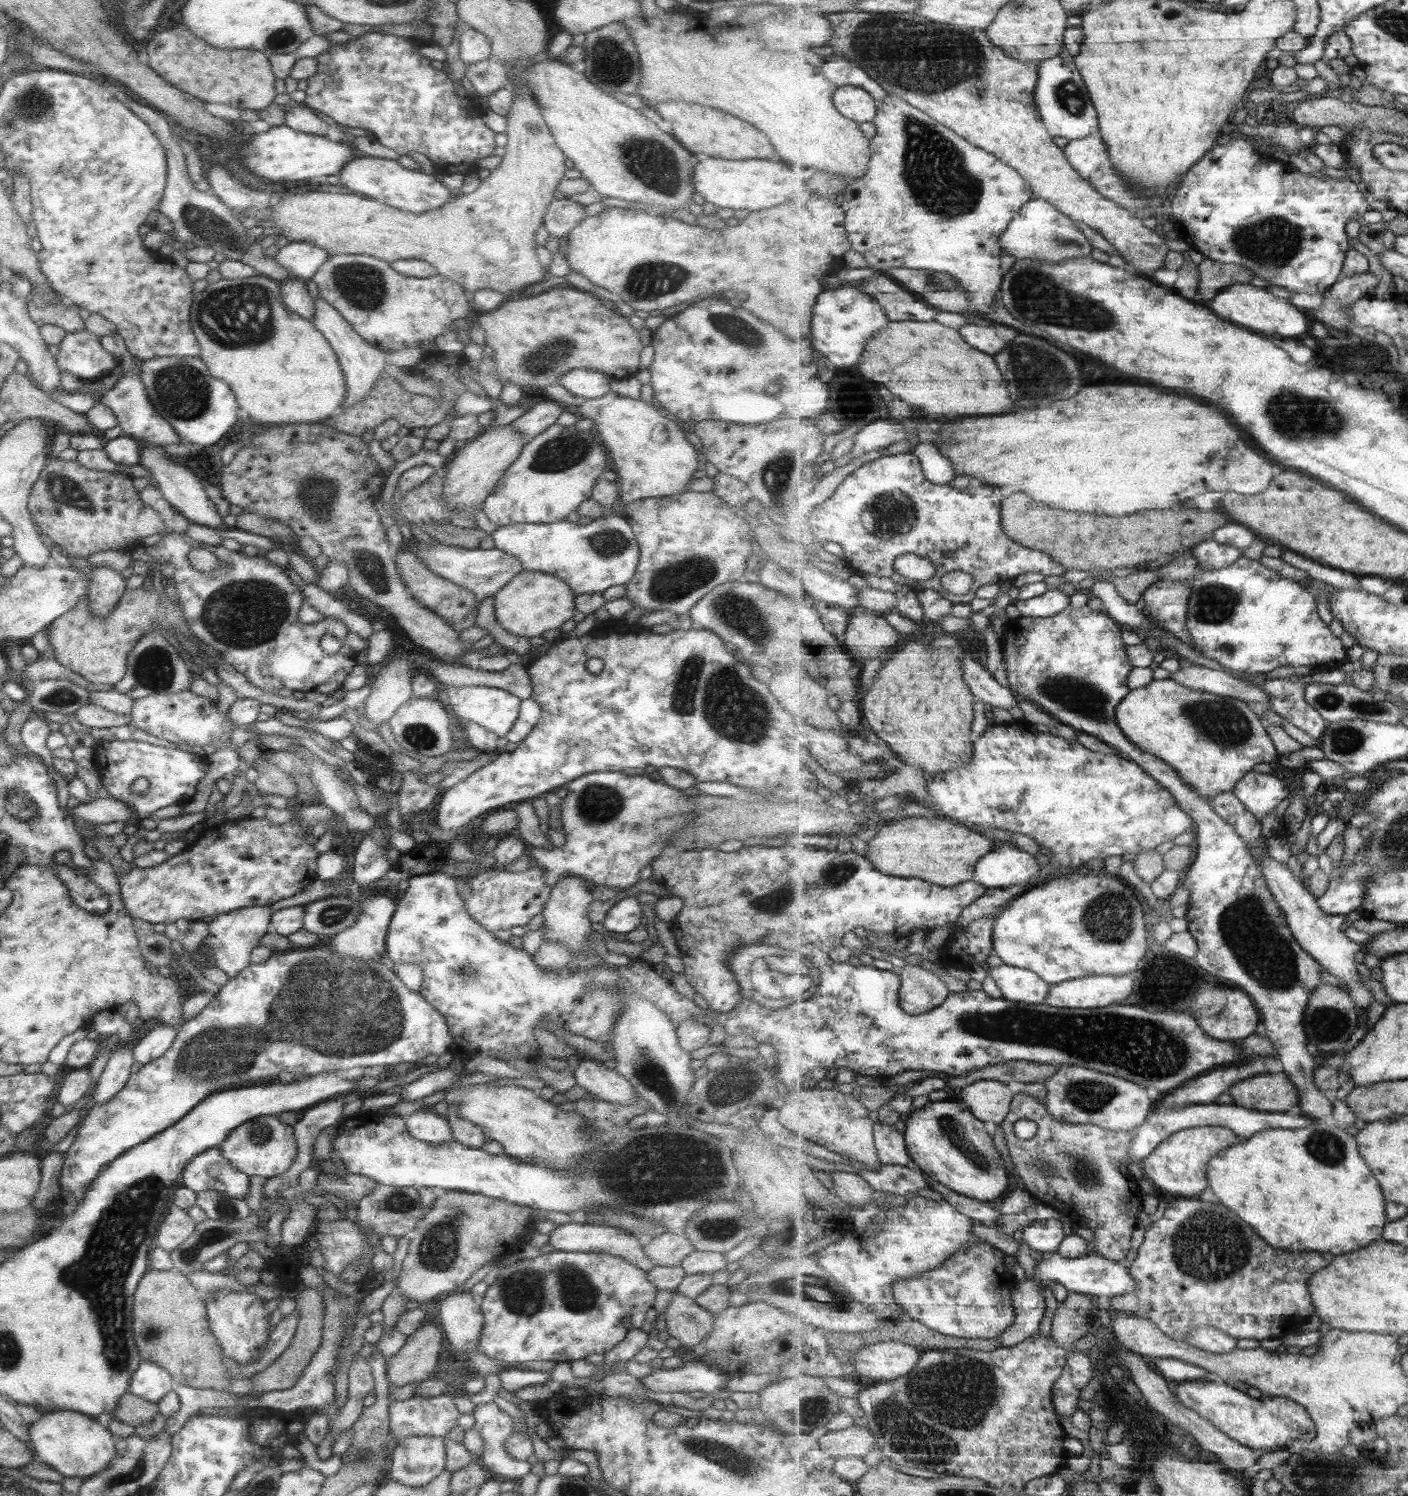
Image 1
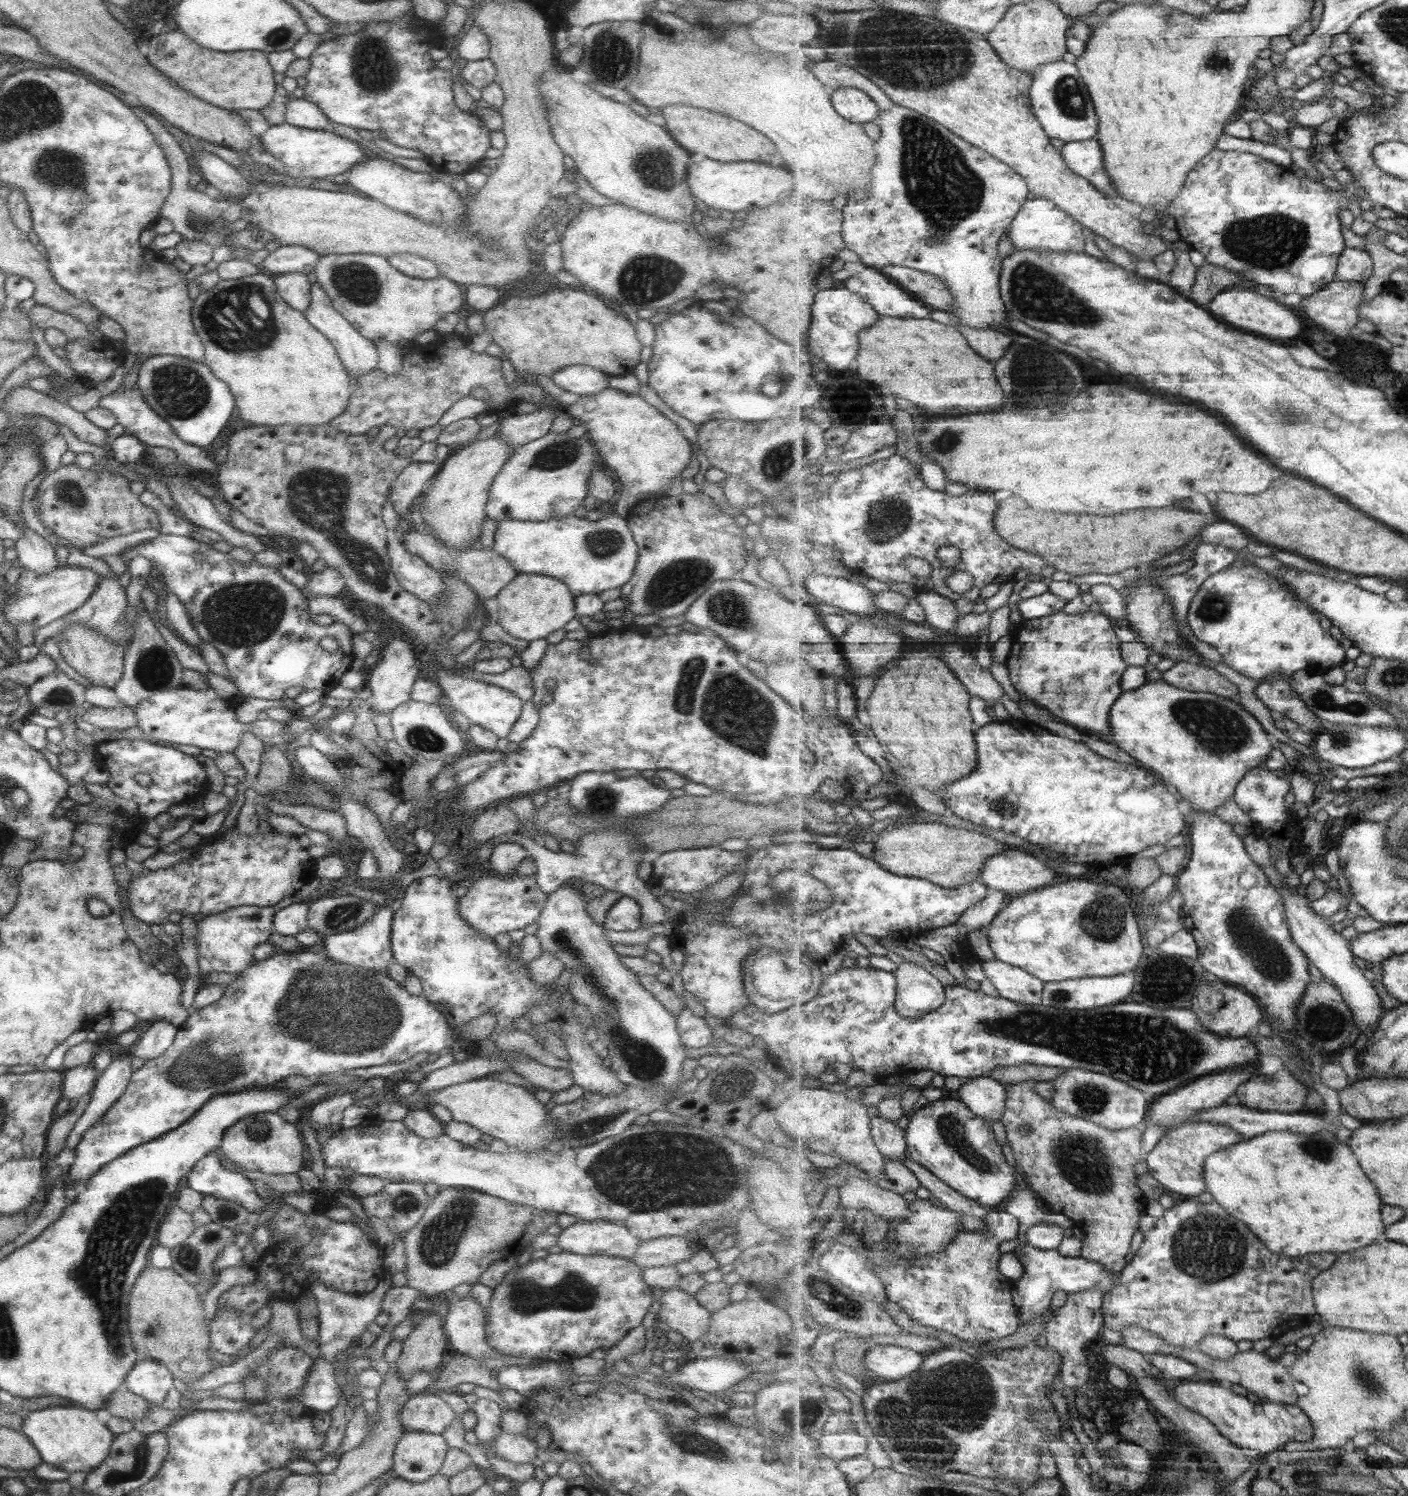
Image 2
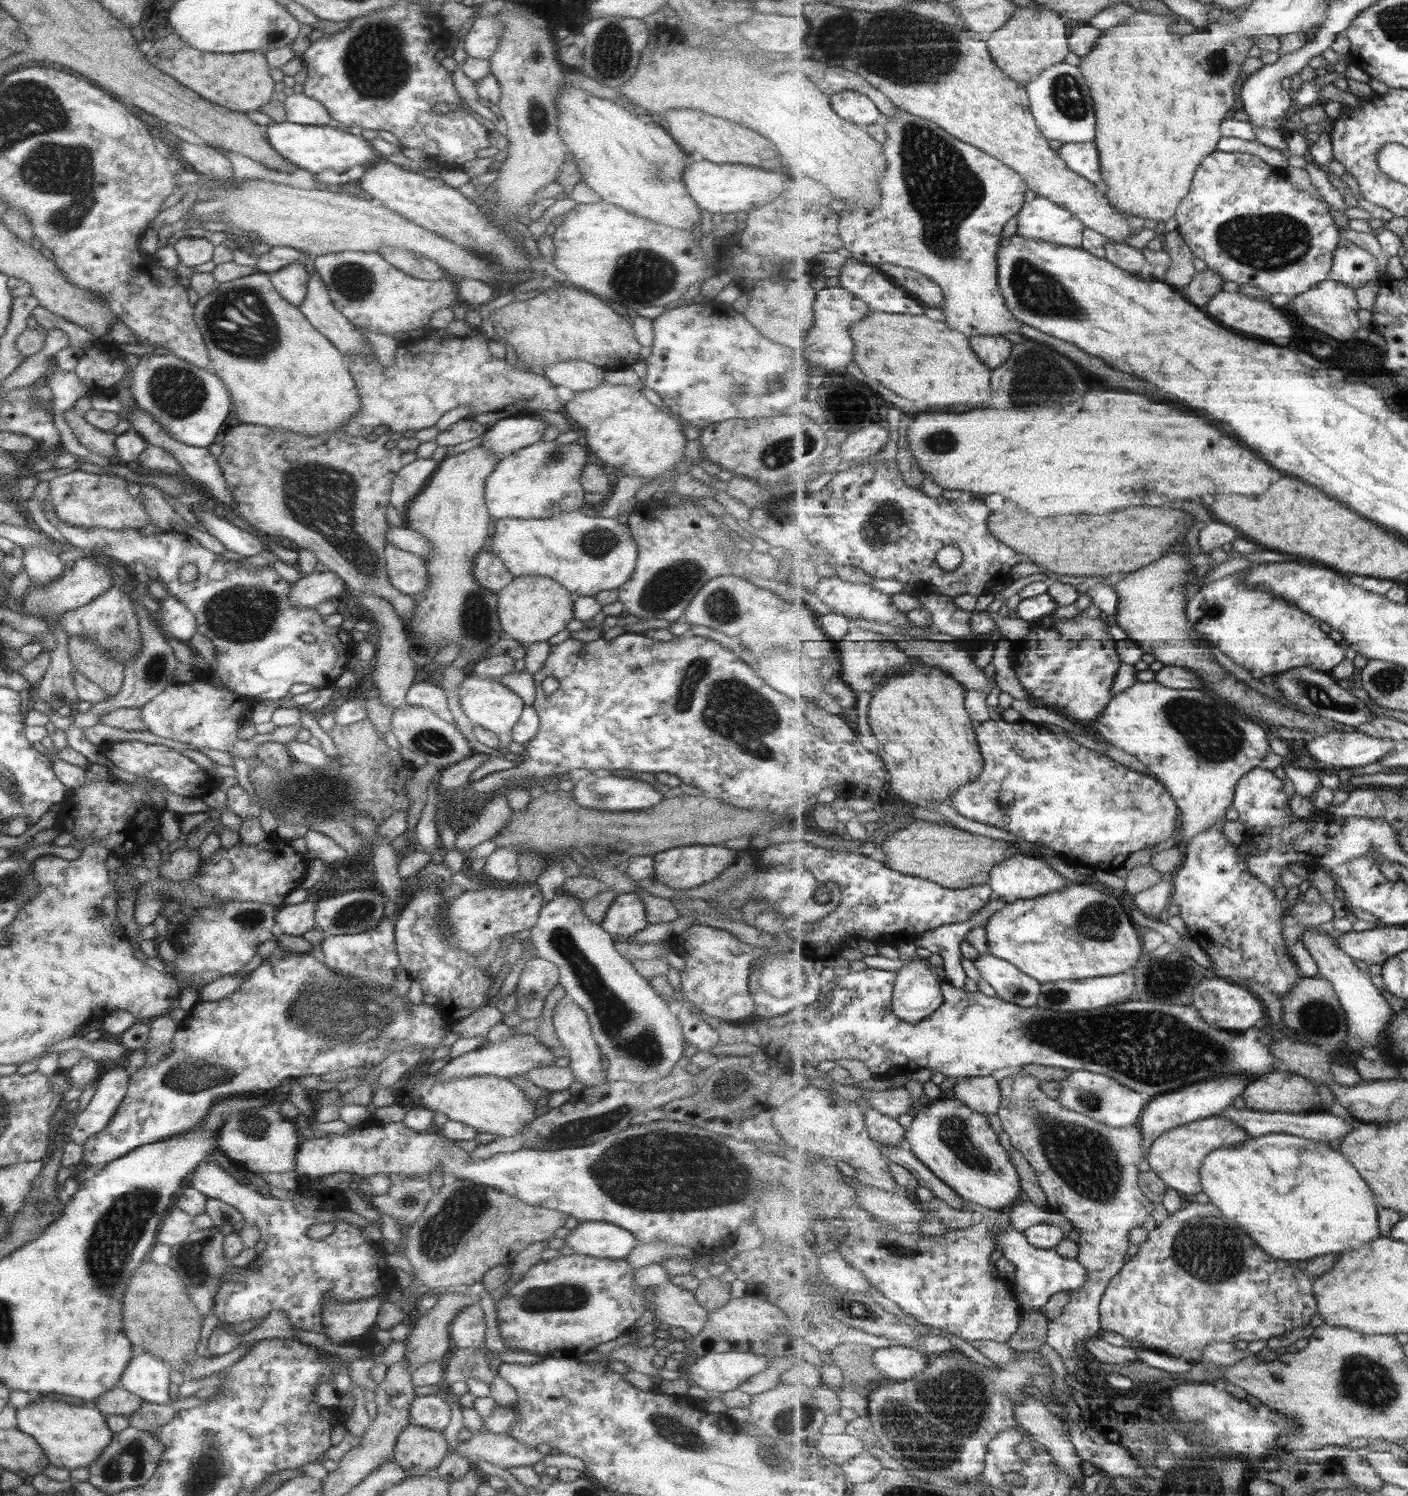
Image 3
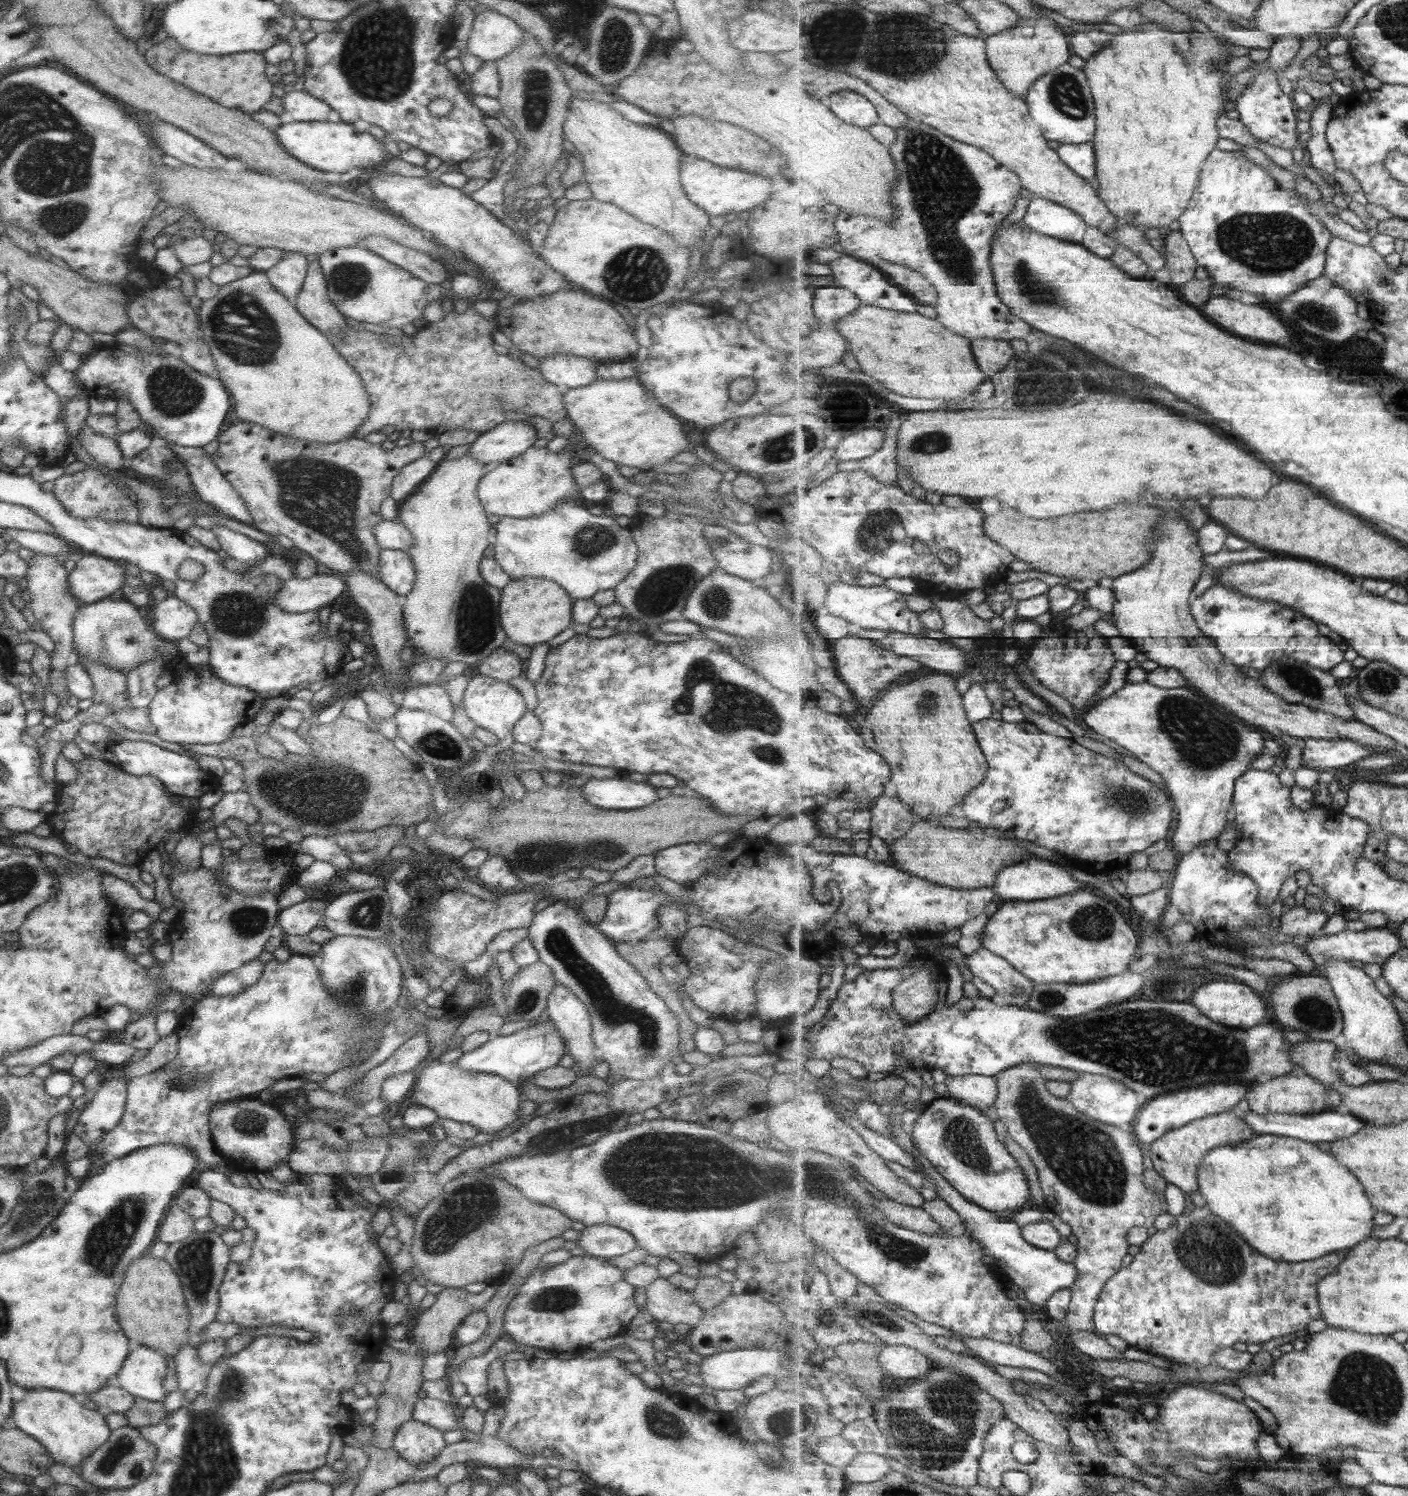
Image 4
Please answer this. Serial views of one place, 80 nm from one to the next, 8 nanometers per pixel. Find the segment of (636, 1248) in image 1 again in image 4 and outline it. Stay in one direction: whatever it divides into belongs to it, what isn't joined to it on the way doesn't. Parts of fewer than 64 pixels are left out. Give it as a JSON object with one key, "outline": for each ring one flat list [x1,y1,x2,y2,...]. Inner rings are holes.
{"outline":[[597,1224,583,1227,581,1235,575,1241,576,1246,582,1248,589,1257,596,1259,621,1256,636,1247,634,1238,624,1230]]}

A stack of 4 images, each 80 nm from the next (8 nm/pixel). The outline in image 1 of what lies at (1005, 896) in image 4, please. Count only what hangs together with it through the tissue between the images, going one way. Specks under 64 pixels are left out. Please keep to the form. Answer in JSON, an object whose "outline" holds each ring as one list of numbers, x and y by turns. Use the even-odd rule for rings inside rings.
{"outline":[[1012,842,999,843,979,860,974,882,985,889,1007,889,1025,885,1041,872,1038,858,1019,850]]}

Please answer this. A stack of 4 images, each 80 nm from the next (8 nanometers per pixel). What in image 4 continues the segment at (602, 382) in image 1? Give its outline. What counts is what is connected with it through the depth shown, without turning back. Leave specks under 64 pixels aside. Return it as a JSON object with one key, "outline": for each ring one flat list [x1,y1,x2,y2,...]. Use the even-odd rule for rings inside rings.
{"outline":[[557,355,543,358,539,362,537,370,546,382,553,384,555,387,563,385,567,389,583,388,583,386,587,386,587,384,591,384,591,382,597,380,595,364,589,360,579,358,579,356]]}

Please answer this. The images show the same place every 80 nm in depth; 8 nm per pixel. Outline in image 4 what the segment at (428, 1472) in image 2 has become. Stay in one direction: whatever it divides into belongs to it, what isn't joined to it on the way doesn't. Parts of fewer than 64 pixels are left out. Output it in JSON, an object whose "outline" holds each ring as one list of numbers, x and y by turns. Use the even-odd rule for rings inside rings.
{"outline":[[413,1419,402,1422,391,1440,391,1450,412,1465,433,1460,445,1446,443,1432]]}

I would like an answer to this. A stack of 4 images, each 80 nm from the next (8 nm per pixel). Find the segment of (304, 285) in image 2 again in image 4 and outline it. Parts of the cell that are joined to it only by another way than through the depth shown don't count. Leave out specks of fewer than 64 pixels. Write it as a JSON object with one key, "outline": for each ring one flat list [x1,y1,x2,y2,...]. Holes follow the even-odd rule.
{"outline":[[284,251,279,260,264,272,264,275,279,294,293,303,306,275,307,265,304,254]]}

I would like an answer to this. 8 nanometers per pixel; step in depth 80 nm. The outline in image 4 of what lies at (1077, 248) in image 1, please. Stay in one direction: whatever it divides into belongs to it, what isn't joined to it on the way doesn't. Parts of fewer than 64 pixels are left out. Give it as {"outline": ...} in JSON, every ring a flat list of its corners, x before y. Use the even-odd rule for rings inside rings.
{"outline":[[1043,197,1031,199,1023,221,1041,234,1074,243,1083,242,1089,228,1078,212]]}

